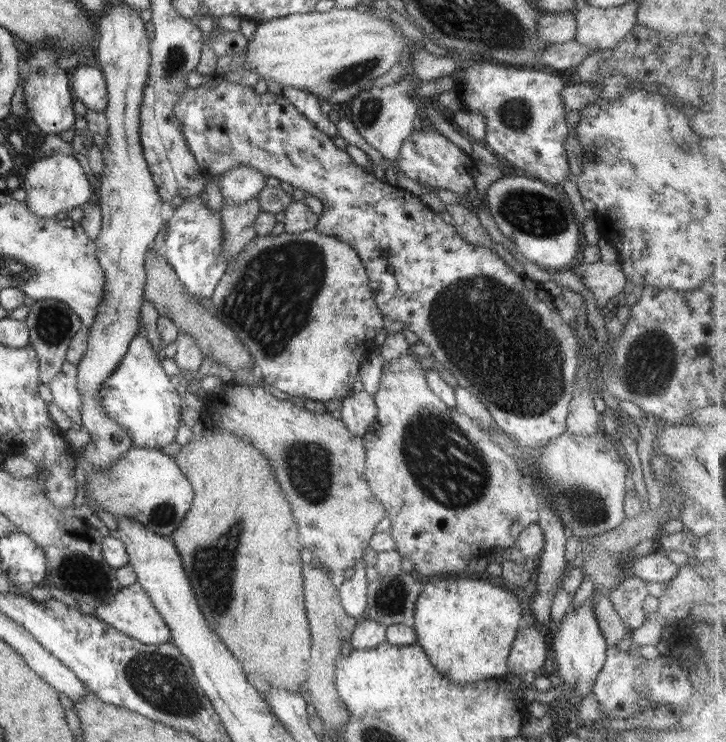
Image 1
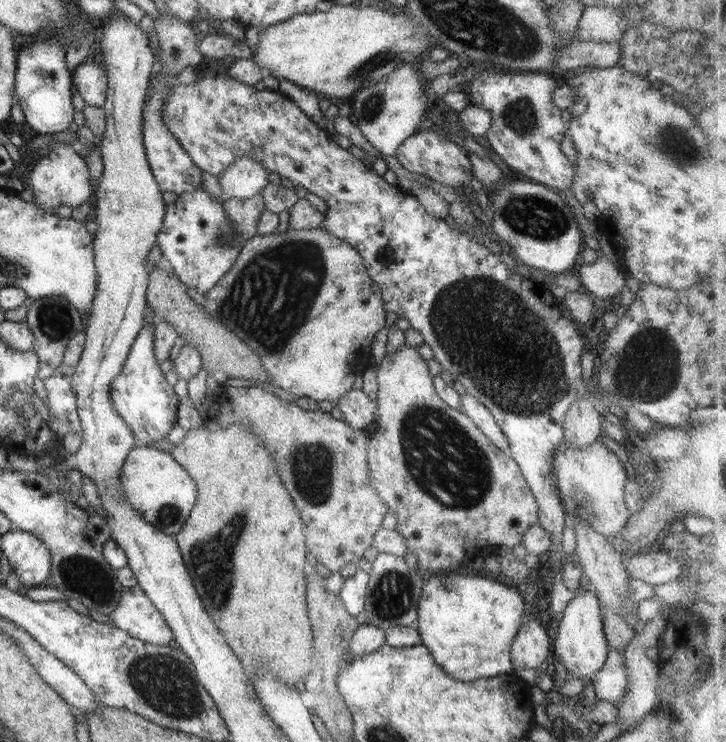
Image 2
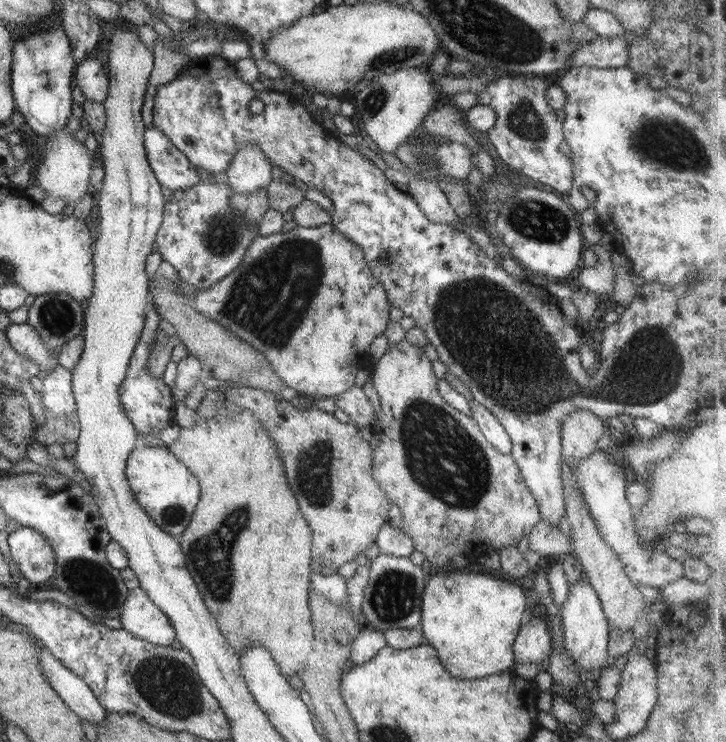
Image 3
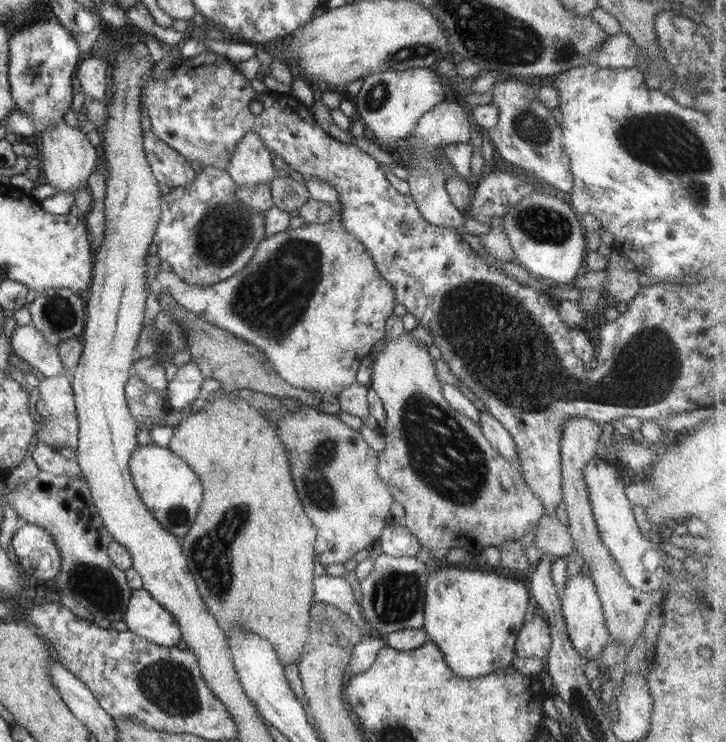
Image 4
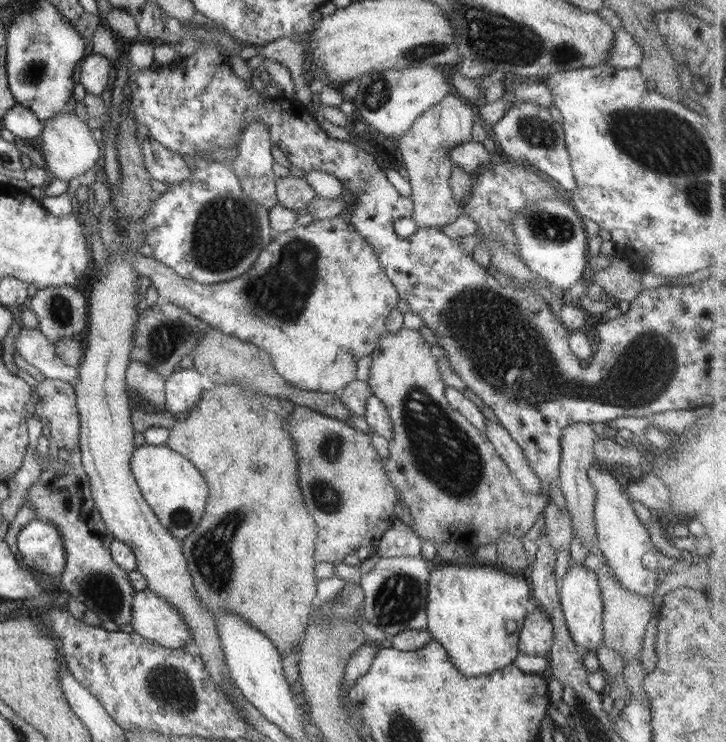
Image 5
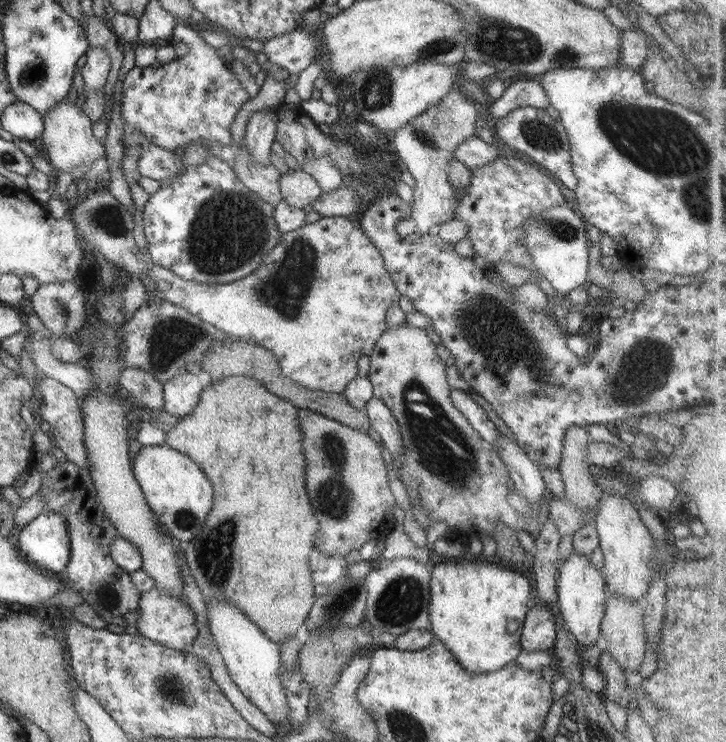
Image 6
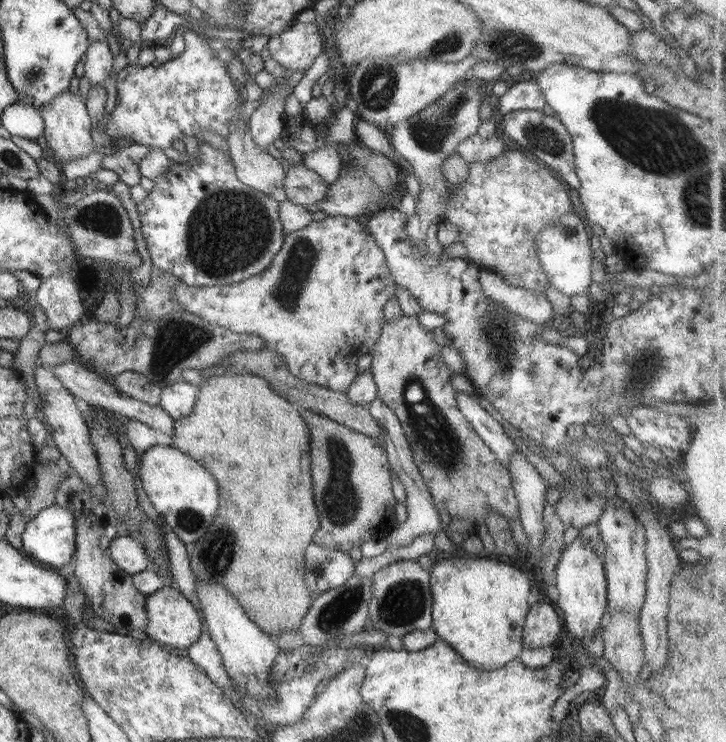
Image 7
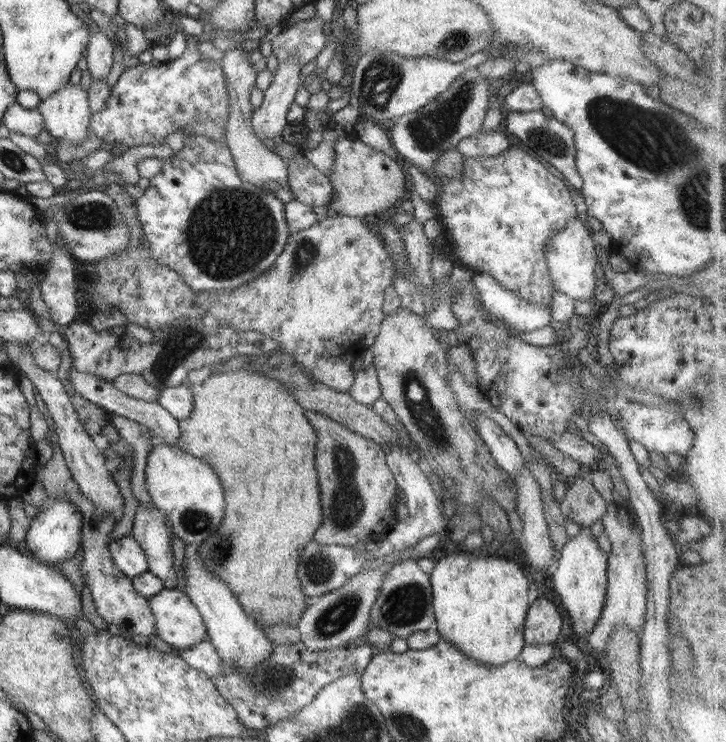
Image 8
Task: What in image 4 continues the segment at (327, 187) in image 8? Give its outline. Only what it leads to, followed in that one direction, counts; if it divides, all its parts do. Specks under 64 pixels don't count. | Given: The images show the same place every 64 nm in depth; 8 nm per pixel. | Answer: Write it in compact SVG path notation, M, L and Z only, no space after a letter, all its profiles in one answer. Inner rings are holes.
M275 176L271 180L273 206L290 213L299 210L306 202L310 202L306 186L294 181L292 177Z

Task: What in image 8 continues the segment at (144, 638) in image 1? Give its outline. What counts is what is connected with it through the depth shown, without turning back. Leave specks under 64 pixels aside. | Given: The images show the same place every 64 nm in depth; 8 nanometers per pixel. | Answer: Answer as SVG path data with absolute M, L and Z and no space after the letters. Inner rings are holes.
M179 588L164 589L150 598L156 636L174 648L187 649L208 639L200 611Z

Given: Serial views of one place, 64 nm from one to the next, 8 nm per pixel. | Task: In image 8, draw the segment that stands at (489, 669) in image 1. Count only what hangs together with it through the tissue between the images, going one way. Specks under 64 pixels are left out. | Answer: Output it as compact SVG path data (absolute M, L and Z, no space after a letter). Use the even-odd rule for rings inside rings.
M474 551L450 554L435 562L429 575L436 631L468 658L502 666L519 658L525 647L524 626L530 585L521 560L494 558Z

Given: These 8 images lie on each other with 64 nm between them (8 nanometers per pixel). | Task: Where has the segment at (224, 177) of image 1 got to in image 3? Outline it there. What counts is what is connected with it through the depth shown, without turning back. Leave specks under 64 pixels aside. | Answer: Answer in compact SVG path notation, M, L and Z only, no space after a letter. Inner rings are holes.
M246 145L234 154L230 166L223 173L229 194L250 194L264 189L272 180L272 164L260 147Z

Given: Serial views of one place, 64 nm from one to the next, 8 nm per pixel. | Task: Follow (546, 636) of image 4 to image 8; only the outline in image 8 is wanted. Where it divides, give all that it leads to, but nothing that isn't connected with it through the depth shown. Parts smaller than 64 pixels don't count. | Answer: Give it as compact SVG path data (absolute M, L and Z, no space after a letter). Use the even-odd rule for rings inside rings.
M550 598L537 599L527 610L525 644L555 644L563 625L562 614Z

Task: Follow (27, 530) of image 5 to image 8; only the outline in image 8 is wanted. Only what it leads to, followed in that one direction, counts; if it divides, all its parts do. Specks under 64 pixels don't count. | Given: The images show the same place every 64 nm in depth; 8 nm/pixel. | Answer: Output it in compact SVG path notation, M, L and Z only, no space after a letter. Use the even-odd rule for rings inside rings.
M63 497L33 517L24 540L26 545L22 549L40 563L56 566L81 552L82 525L82 513Z

